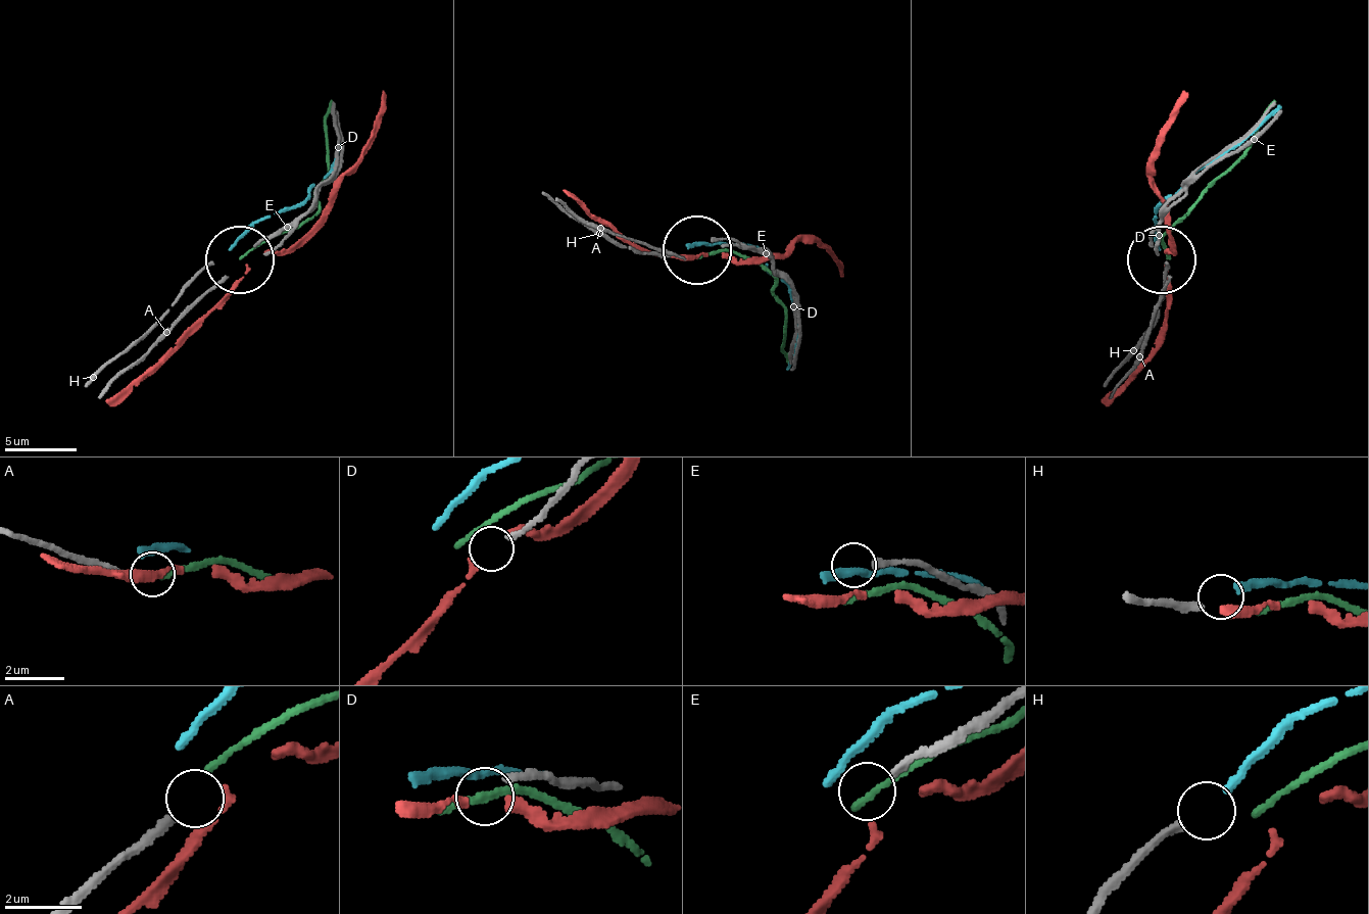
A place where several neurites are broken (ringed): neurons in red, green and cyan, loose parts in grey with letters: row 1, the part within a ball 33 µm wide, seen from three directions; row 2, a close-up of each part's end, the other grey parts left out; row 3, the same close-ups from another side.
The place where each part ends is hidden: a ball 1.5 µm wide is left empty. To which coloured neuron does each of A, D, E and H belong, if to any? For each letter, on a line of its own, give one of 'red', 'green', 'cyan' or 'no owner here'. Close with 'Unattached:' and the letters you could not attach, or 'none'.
A: green
D: no owner here
E: no owner here
H: cyan
Unattached: D, E

